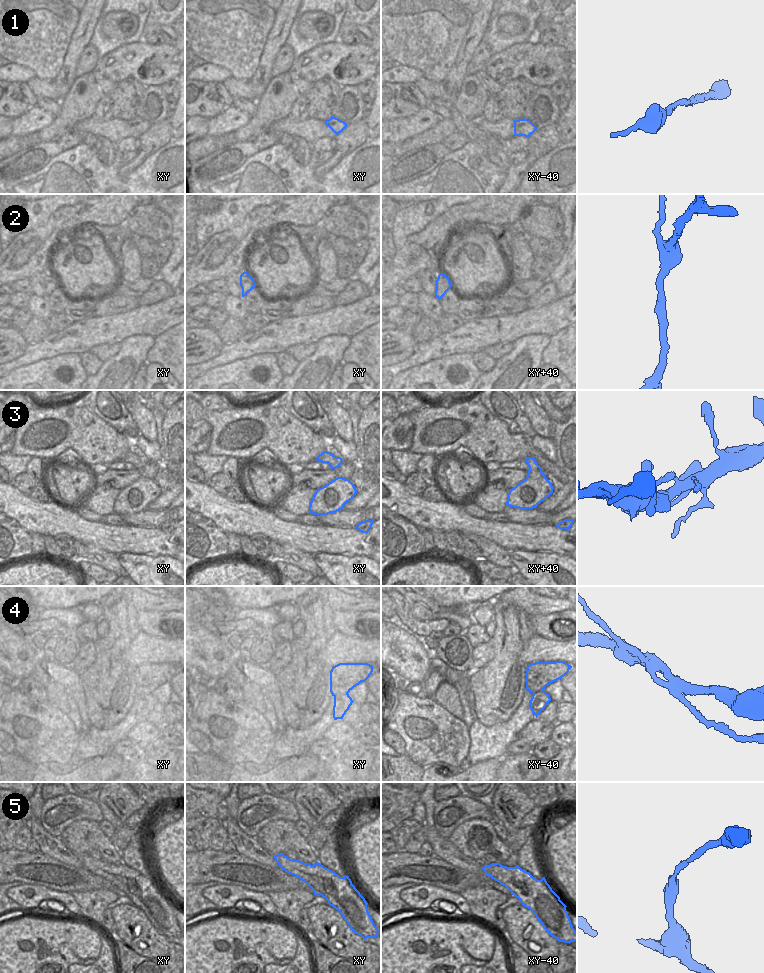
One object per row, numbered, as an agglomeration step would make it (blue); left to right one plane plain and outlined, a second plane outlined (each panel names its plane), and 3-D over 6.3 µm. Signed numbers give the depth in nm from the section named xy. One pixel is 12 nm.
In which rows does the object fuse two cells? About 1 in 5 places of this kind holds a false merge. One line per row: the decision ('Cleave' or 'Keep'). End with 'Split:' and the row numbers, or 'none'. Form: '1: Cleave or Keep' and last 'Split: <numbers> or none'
1: Keep
2: Keep
3: Keep
4: Cleave
5: Keep
Split: 4

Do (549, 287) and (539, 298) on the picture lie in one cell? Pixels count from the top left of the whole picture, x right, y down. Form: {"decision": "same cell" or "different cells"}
{"decision": "same cell"}

